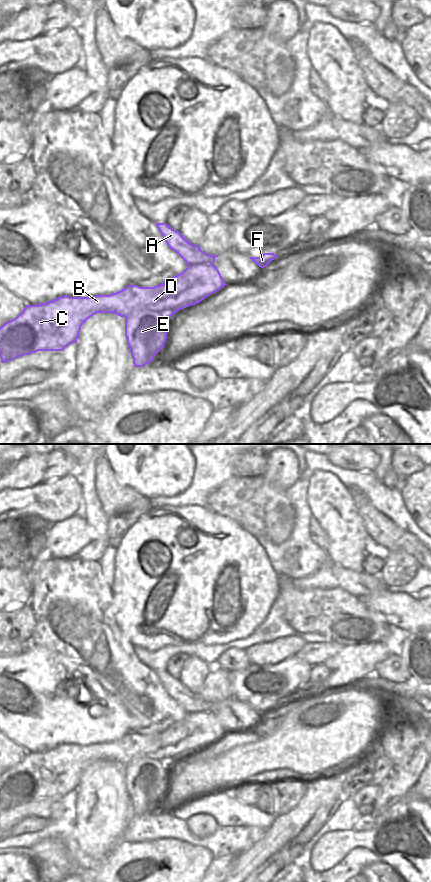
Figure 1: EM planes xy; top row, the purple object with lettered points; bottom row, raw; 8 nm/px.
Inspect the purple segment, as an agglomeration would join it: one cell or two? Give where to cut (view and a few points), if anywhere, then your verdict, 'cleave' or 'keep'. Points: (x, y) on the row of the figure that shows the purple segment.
cut xy (125, 316), (144, 309), (153, 309), (159, 310), (169, 317); cleave

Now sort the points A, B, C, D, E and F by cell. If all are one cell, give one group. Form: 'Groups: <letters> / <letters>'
Groups: A B C D F / E.

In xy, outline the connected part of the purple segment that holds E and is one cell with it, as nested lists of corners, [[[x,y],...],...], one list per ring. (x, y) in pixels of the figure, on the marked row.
[[[144,309],[125,317],[125,336],[135,367],[144,367],[164,347],[169,317],[152,309]]]

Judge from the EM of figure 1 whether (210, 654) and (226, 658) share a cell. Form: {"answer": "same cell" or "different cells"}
{"answer": "different cells"}

